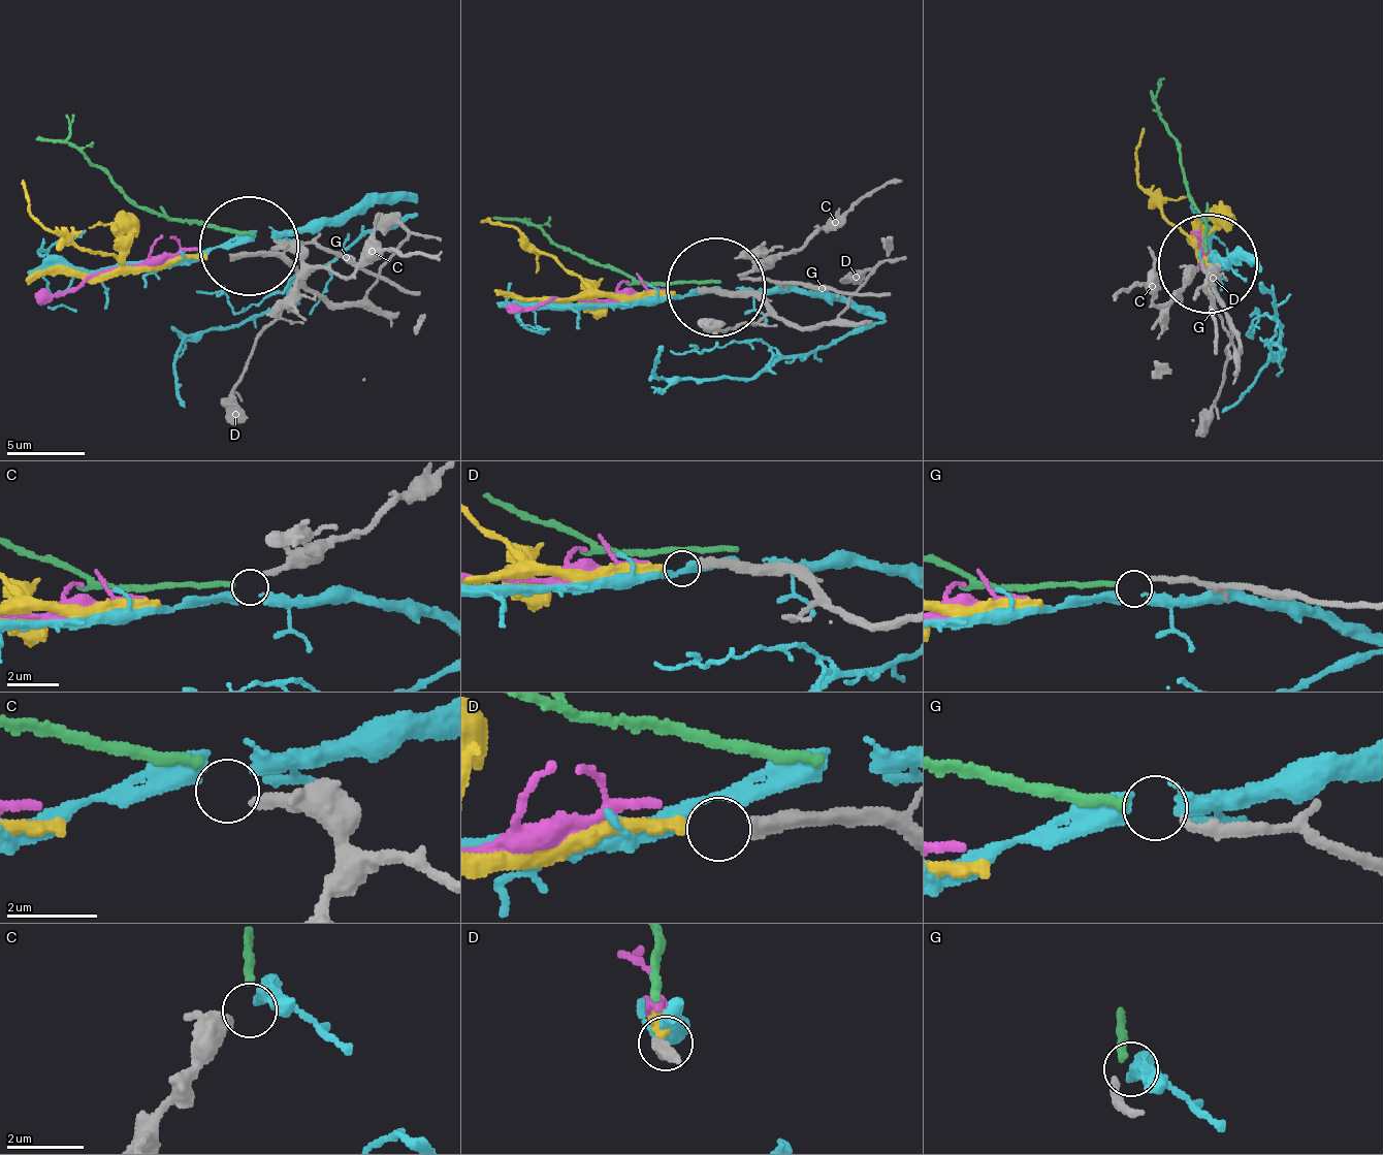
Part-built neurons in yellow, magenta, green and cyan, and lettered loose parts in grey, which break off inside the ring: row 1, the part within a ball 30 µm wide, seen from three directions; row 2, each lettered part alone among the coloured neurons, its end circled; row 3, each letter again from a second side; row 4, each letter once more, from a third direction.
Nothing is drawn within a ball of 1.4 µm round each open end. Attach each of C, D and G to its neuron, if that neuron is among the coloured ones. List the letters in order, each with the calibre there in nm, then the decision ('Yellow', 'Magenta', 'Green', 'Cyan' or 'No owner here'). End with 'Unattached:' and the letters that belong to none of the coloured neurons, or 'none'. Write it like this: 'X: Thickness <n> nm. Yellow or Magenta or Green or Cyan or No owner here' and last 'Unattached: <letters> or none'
C: Thickness 240 nm. No owner here
D: Thickness 340 nm. Yellow
G: Thickness 200 nm. Green
Unattached: C

